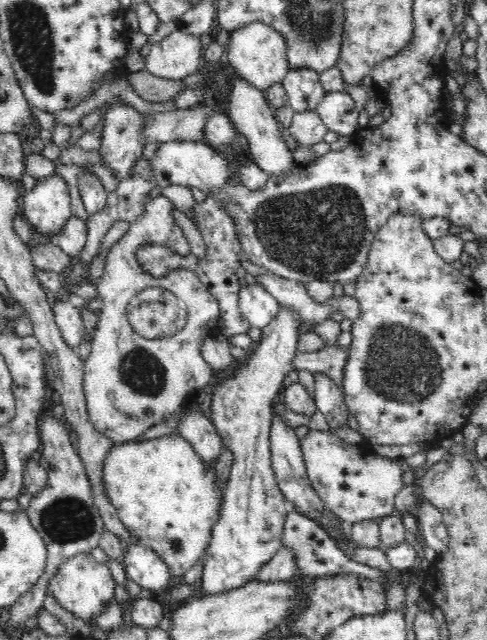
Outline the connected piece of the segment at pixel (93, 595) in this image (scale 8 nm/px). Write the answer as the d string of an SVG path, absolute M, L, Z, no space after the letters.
M78 554L58 568L58 572L54 572L46 588L46 596L53 596L62 608L66 608L74 617L81 618L88 624L105 610L110 600L114 599L116 585L108 566L96 561L92 554Z

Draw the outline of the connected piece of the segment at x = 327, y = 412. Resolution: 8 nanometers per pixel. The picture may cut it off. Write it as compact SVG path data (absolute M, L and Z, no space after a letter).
M315 372L314 399L317 409L325 416L329 428L347 425L350 416L349 408L345 403L342 389L326 374Z

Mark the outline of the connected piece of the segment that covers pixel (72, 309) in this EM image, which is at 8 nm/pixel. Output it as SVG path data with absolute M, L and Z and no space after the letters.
M56 299L53 303L53 313L66 344L77 351L84 338L83 320L87 316L85 311L72 305L70 301Z

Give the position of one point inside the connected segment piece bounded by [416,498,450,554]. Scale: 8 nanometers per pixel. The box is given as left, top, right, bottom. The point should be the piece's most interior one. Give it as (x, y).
(436, 535)

